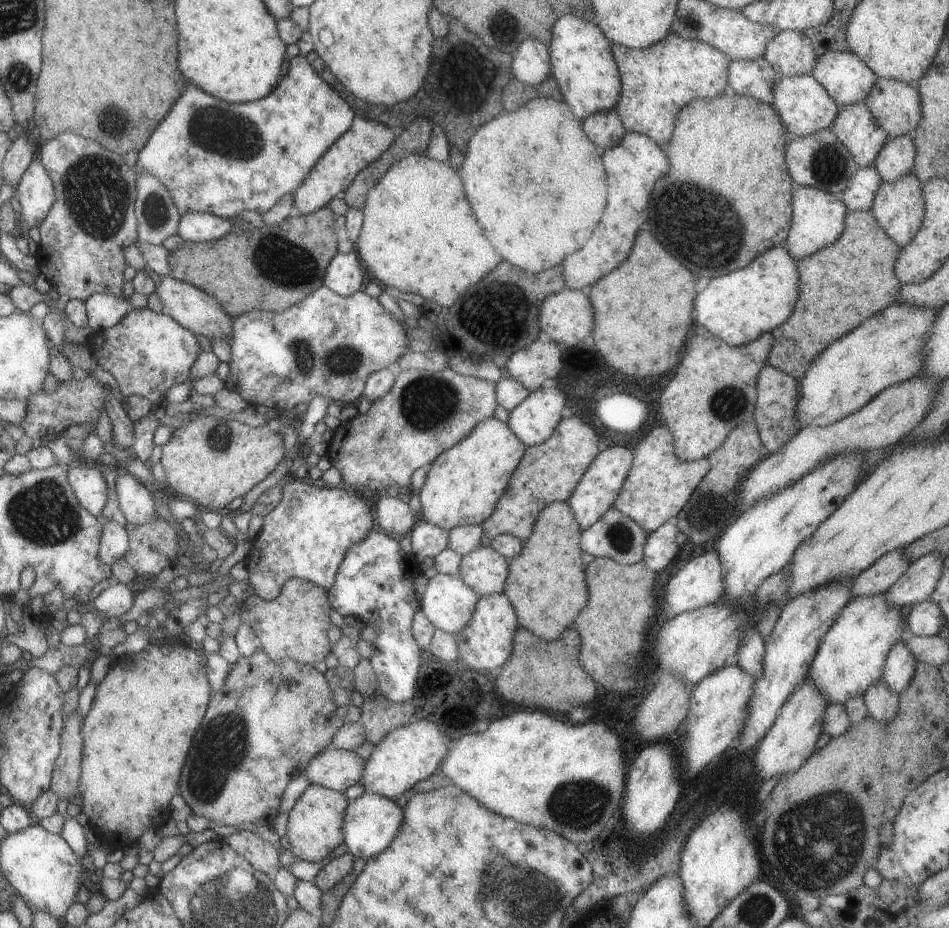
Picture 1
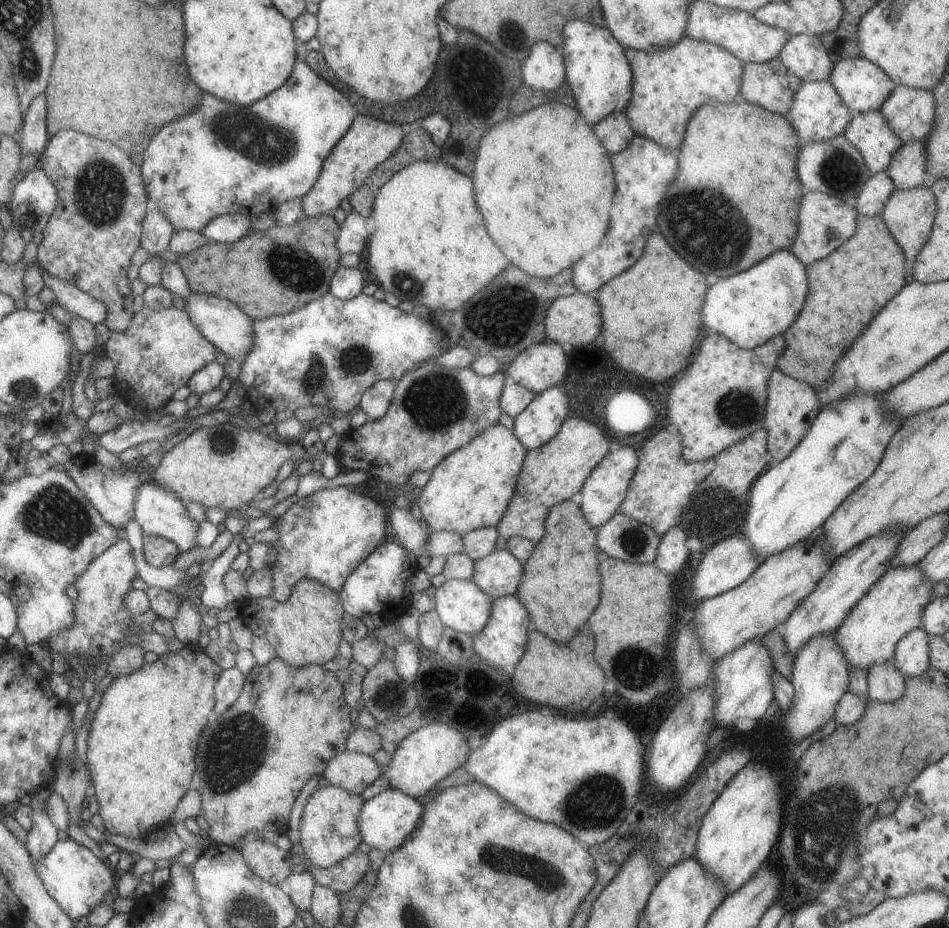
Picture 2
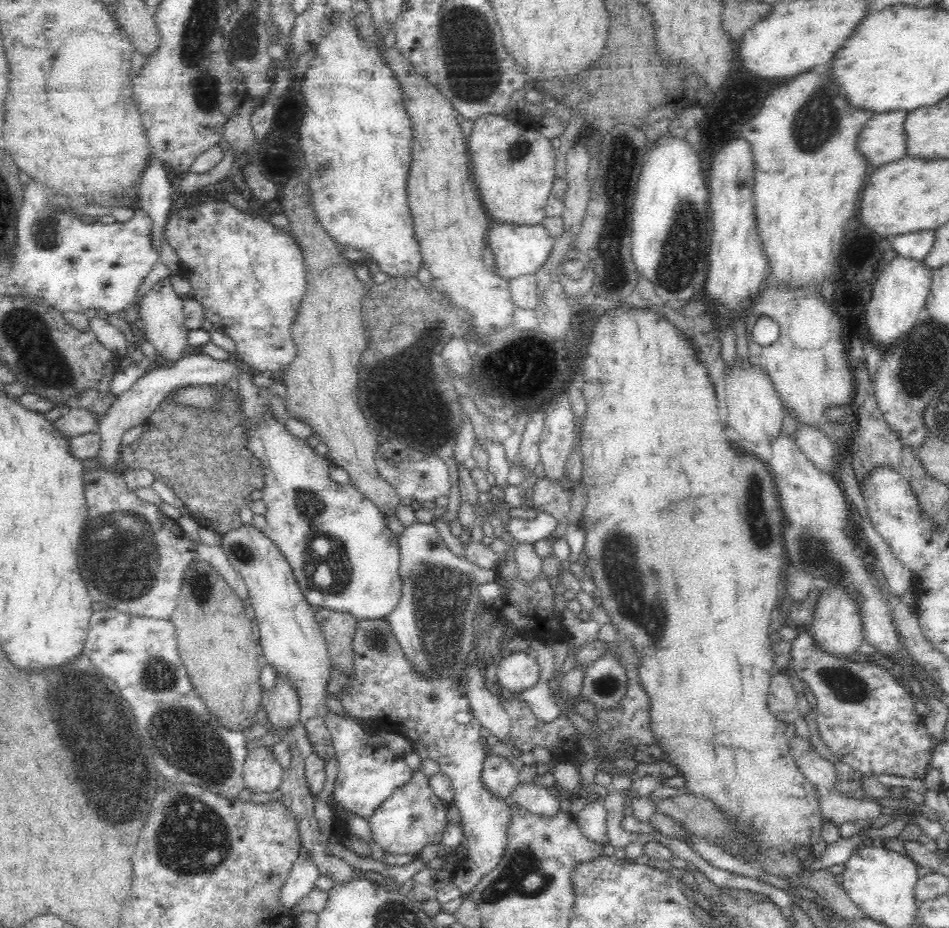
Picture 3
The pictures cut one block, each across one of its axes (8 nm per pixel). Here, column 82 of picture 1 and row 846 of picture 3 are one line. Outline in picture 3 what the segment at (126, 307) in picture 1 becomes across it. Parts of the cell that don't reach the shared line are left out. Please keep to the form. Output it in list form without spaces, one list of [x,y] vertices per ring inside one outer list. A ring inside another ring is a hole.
[[[300,846],[289,877],[280,889],[280,902],[286,908],[291,909],[293,906],[296,906],[315,888],[316,879],[320,875],[318,866],[316,866],[314,859],[309,855],[307,848]]]

